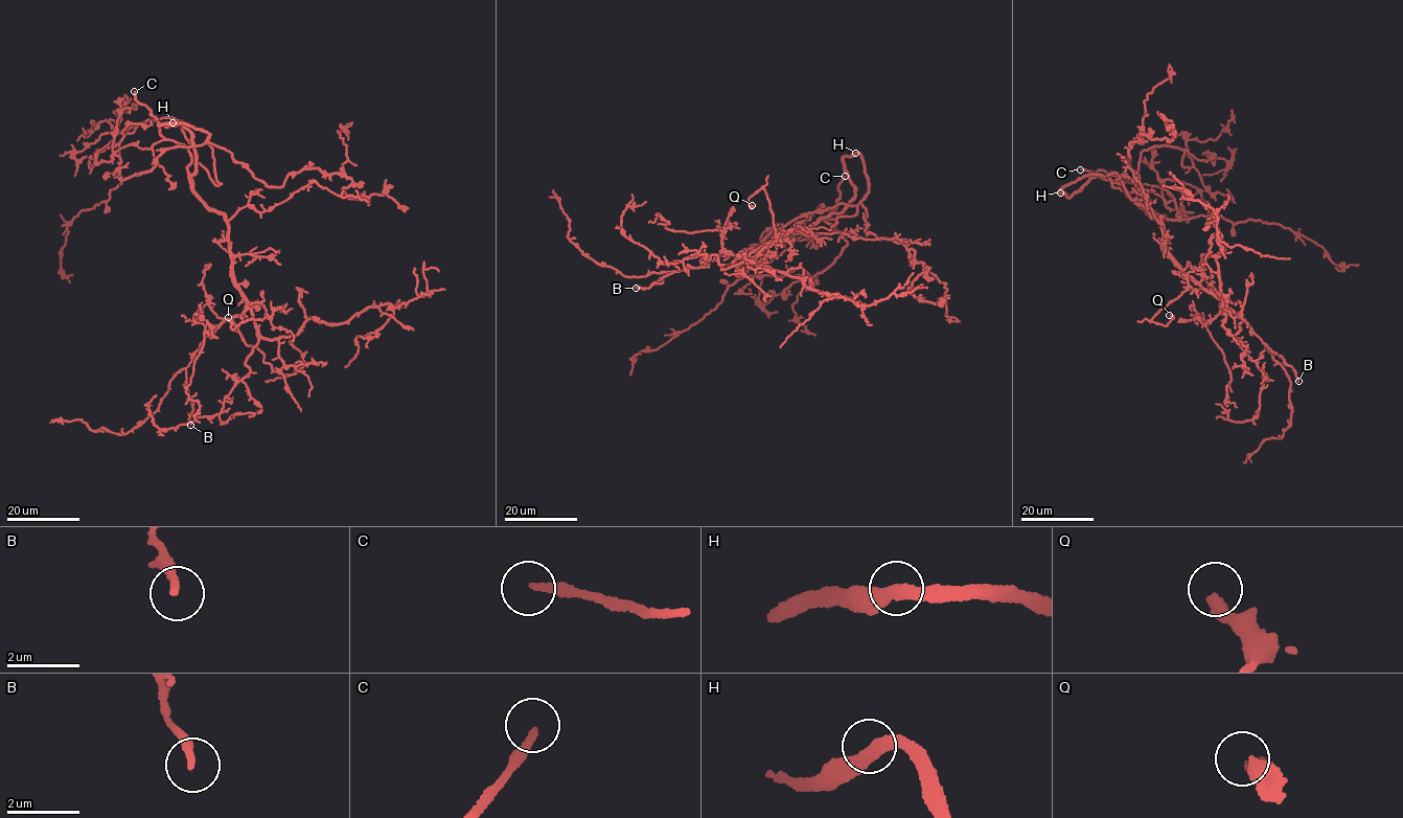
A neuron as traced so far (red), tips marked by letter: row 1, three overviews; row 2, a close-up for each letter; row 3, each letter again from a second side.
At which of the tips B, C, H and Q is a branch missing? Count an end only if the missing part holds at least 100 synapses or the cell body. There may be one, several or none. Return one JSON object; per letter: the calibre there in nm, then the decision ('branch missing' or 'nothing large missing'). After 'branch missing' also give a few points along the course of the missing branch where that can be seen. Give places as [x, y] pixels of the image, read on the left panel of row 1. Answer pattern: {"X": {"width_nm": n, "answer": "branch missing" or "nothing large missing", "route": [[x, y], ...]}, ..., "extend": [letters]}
{"B": {"width_nm": 240, "answer": "nothing large missing"}, "C": {"width_nm": 200, "answer": "nothing large missing"}, "H": {"width_nm": 360, "answer": "nothing large missing"}, "Q": {"width_nm": 400, "answer": "nothing large missing"}, "extend": []}

